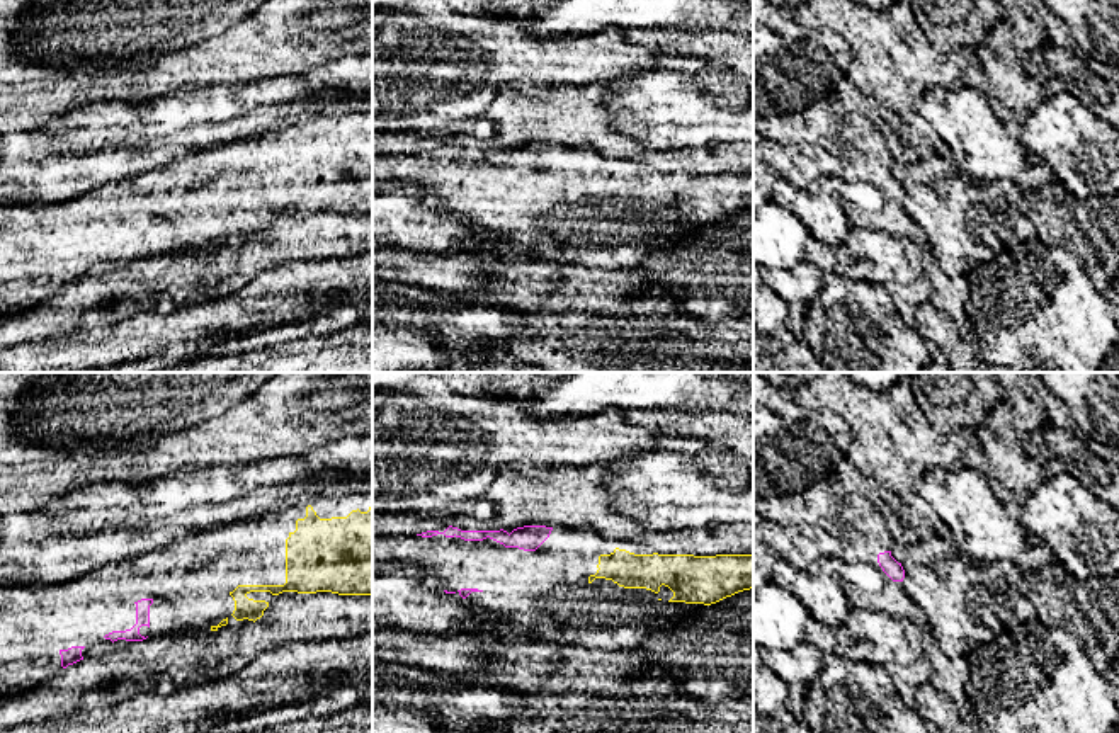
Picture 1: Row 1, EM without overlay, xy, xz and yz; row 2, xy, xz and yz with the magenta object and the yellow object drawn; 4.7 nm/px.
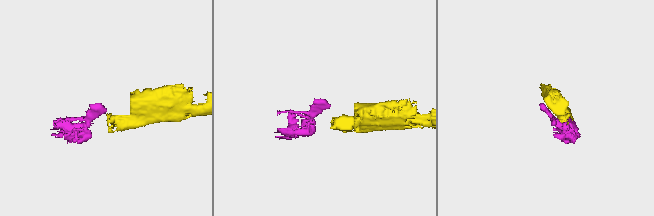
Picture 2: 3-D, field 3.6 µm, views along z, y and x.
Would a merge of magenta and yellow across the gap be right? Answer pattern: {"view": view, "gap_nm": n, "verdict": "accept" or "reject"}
{"view": "xz", "gap_nm": 260, "verdict": "accept"}

